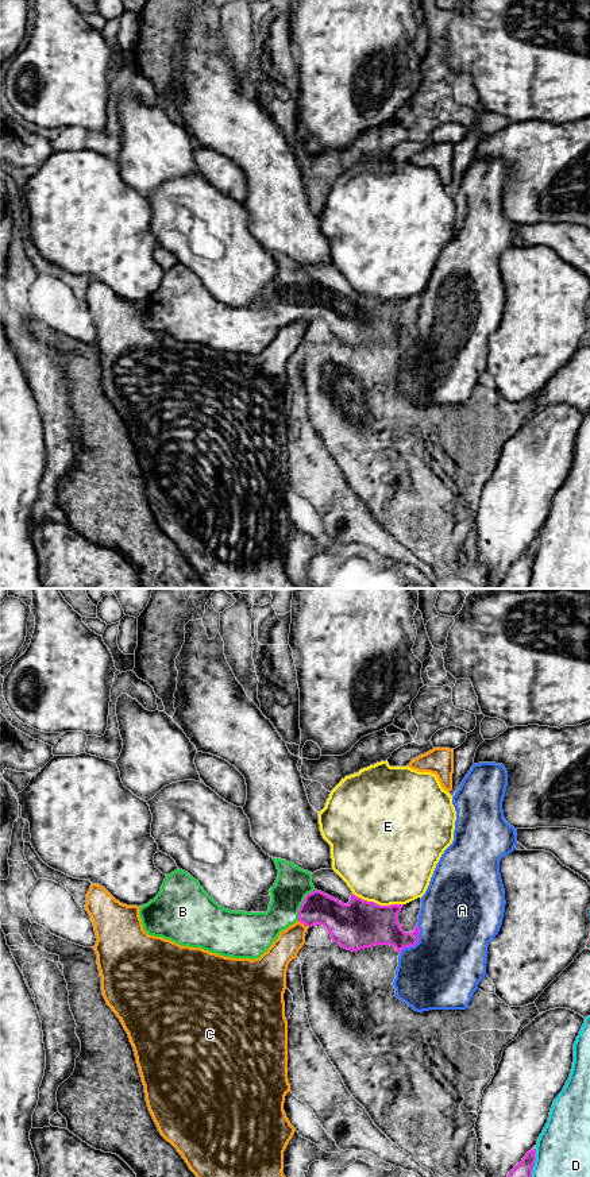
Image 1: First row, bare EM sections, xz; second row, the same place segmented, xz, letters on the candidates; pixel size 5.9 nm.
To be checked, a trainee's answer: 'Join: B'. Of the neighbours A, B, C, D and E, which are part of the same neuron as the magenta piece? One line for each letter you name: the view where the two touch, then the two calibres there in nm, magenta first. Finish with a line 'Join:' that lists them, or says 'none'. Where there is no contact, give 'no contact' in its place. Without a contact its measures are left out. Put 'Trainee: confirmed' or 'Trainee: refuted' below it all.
B: xz | 200/200 nm
Join: B
Trainee: confirmed

